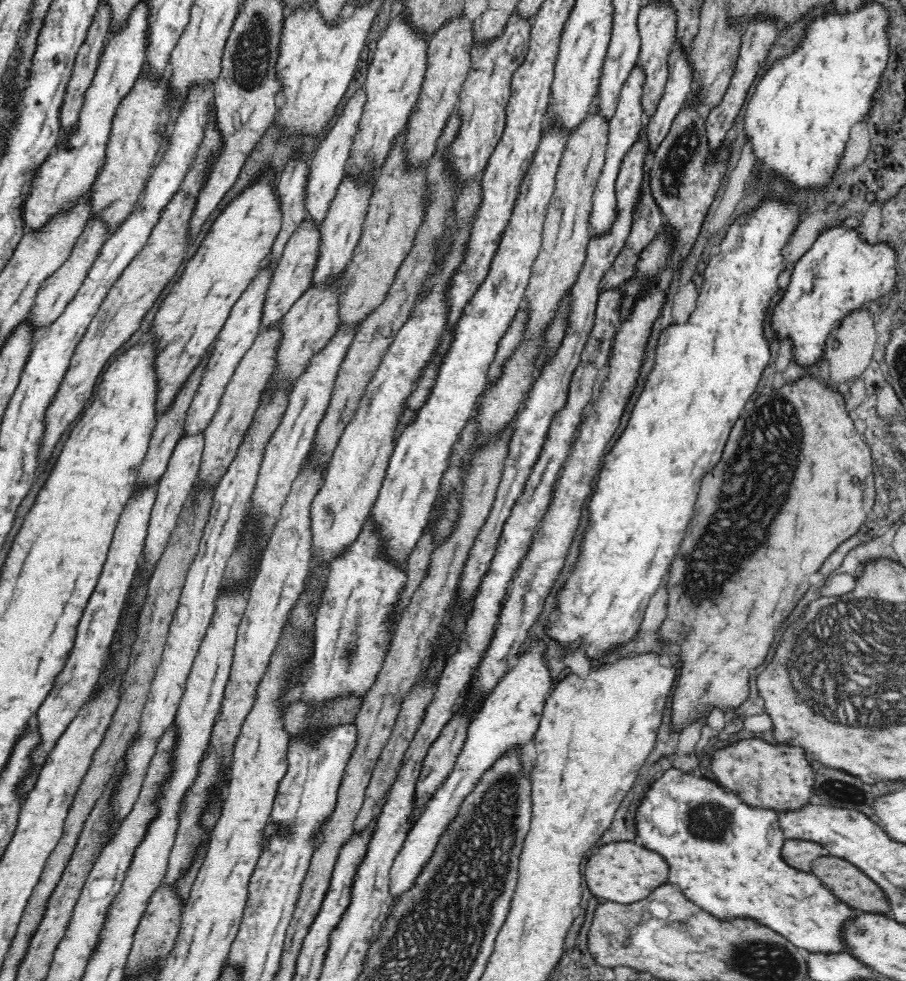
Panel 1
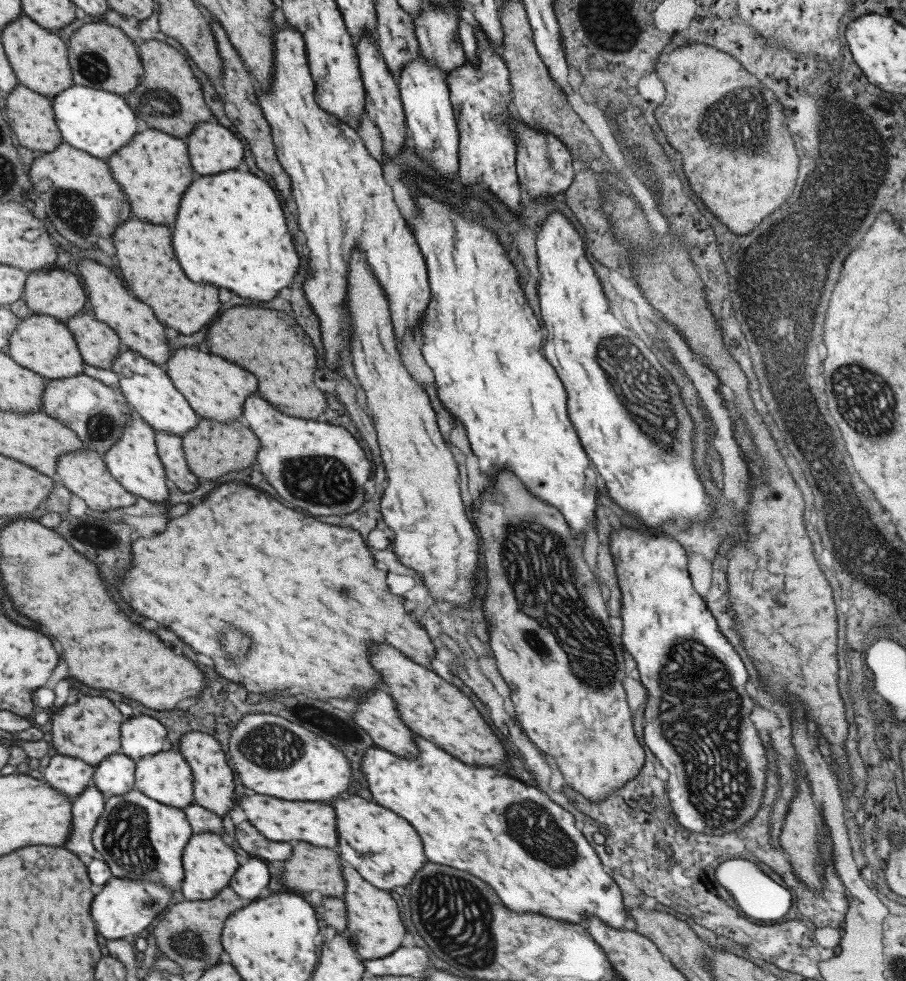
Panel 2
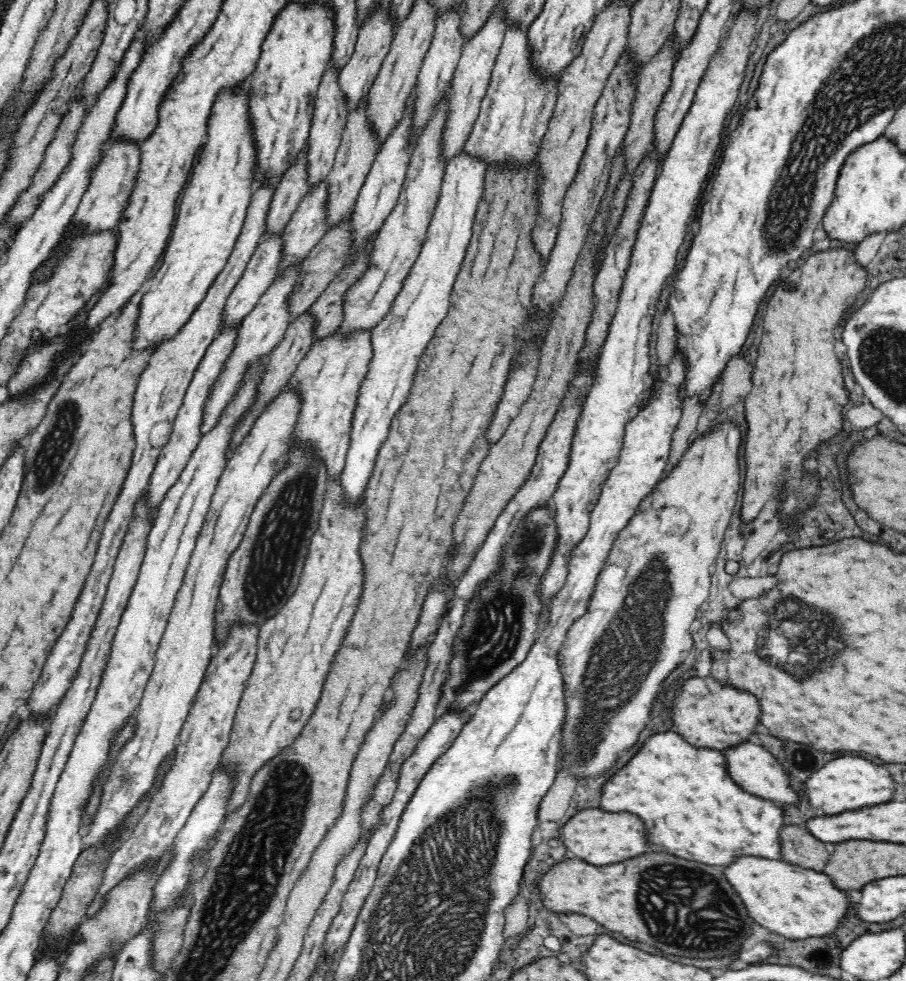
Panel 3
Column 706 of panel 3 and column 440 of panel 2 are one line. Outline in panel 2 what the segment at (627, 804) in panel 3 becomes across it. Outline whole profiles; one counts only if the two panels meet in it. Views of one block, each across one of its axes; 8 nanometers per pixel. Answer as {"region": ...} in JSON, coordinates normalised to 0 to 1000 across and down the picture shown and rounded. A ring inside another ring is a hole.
{"region":[[[457,749],[457,755],[461,765],[457,773],[443,773],[421,762],[407,761],[398,779],[398,789],[407,799],[412,818],[436,828],[458,844],[474,879],[489,879],[491,883],[518,889],[538,899],[553,922],[566,930],[595,930],[630,942],[643,942],[656,934],[683,949],[695,944],[684,906],[667,888],[661,874],[636,843],[629,828],[611,819],[595,803],[562,793],[556,785],[511,779],[468,752]]]}

